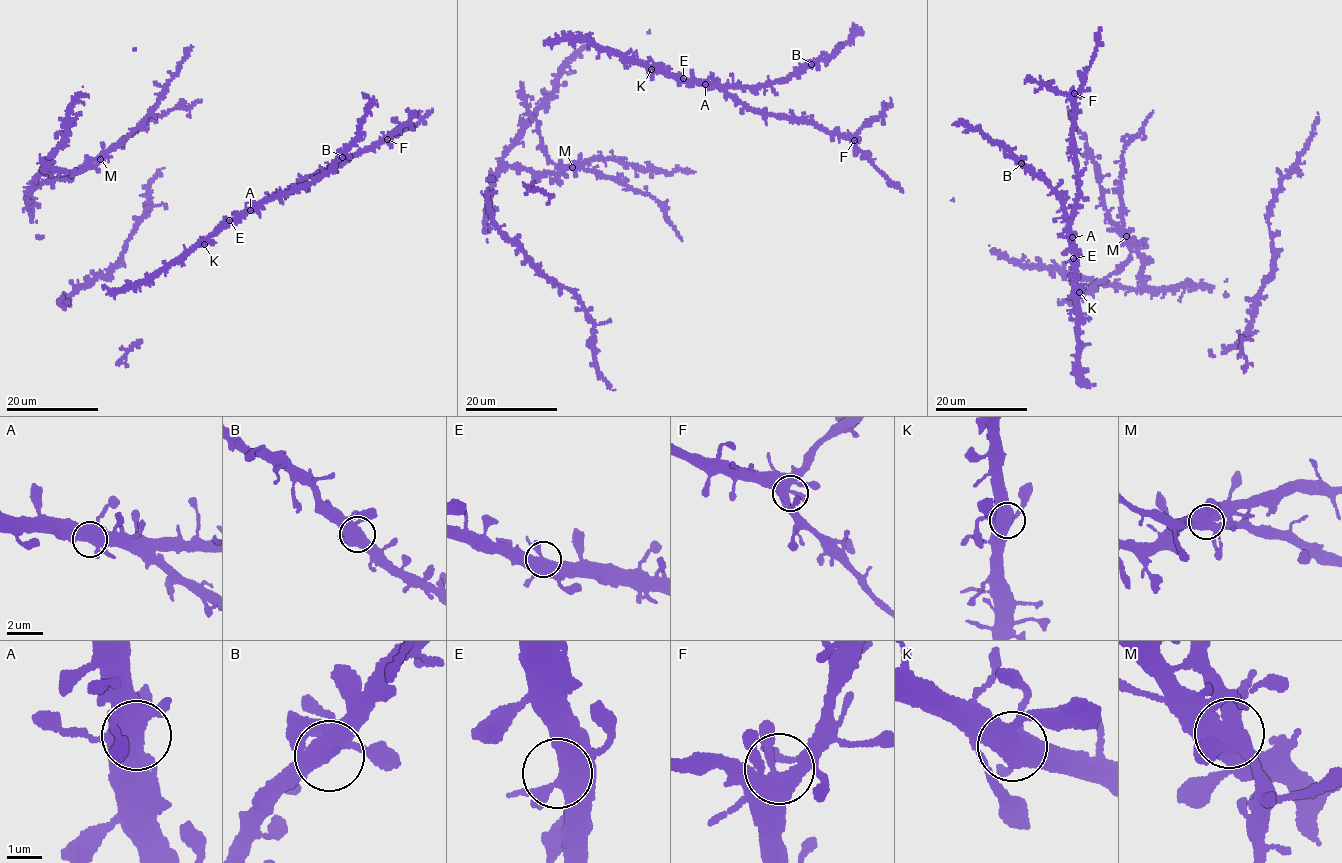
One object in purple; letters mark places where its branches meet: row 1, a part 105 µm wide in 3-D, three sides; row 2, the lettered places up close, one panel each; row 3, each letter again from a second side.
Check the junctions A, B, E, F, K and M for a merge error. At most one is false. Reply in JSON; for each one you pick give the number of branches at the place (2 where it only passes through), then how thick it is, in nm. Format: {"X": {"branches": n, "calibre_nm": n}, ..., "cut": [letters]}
{"M": {"branches": 6, "calibre_nm": 550}, "cut": ["M"]}

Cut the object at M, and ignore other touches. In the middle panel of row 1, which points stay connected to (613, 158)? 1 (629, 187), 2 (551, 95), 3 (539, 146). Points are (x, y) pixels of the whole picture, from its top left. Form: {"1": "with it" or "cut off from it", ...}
{"1": "cut off from it", "2": "with it", "3": "cut off from it"}

